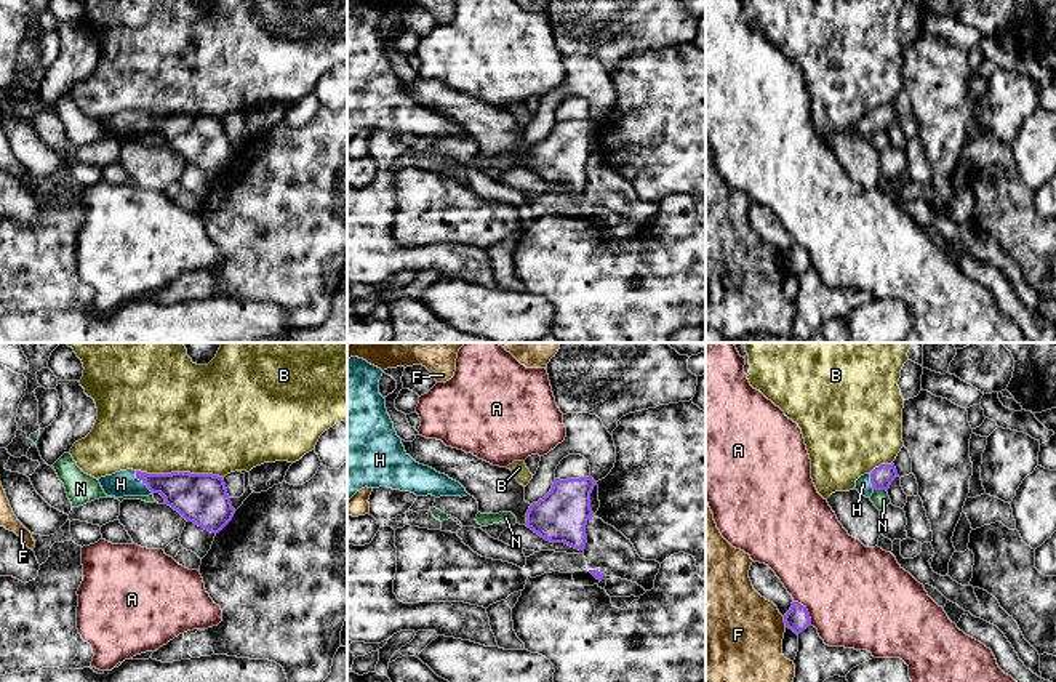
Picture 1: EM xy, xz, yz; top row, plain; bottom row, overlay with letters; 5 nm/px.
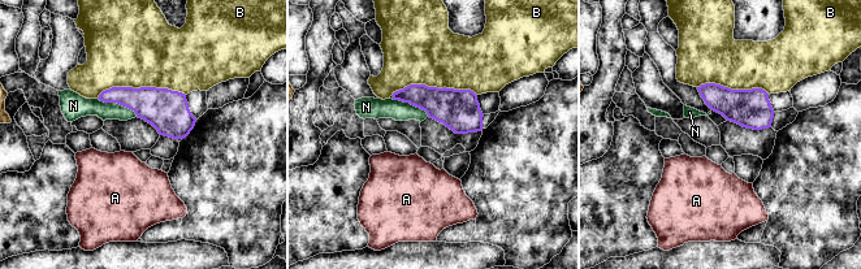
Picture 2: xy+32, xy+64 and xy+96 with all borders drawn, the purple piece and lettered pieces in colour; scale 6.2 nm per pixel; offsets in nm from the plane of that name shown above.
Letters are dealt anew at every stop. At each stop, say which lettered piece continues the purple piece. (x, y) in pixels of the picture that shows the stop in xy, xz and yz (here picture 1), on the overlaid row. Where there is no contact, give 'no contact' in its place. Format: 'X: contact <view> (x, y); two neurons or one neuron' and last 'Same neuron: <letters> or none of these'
A: contact yz (807, 612); two neurons
B: contact xy (180, 473); two neurons
F: contact yz (784, 621); two neurons
H: contact xy (143, 482); one neuron
N: contact yz (880, 489); two neurons
Same neuron: H

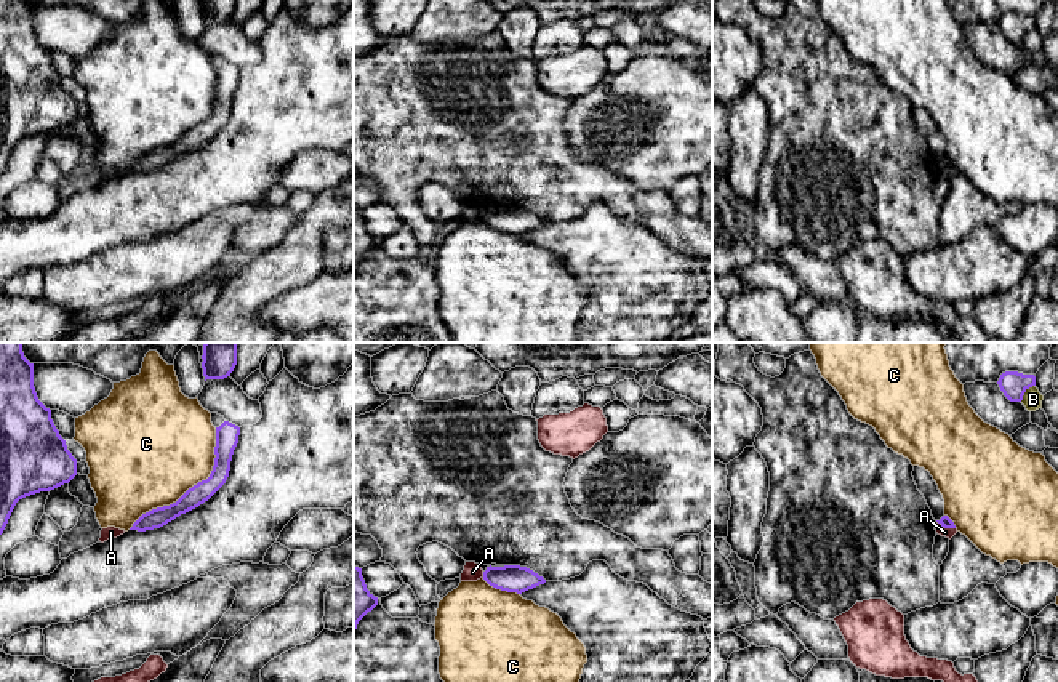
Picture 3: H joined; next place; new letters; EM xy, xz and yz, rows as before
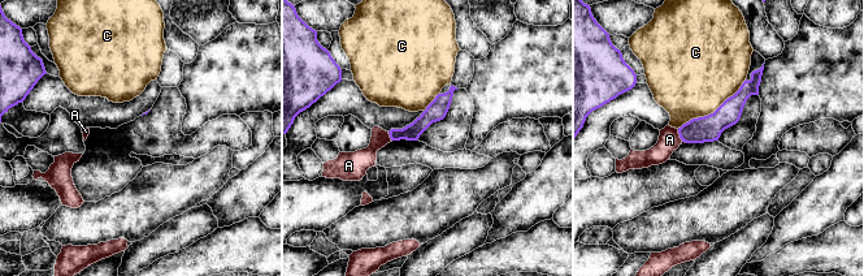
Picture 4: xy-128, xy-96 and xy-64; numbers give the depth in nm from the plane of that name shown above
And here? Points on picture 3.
A: contact xz (484, 575); two neurons
B: contact yz (1025, 391); two neurons
C: contact xy (194, 485); two neurons
Same neuron: none of these

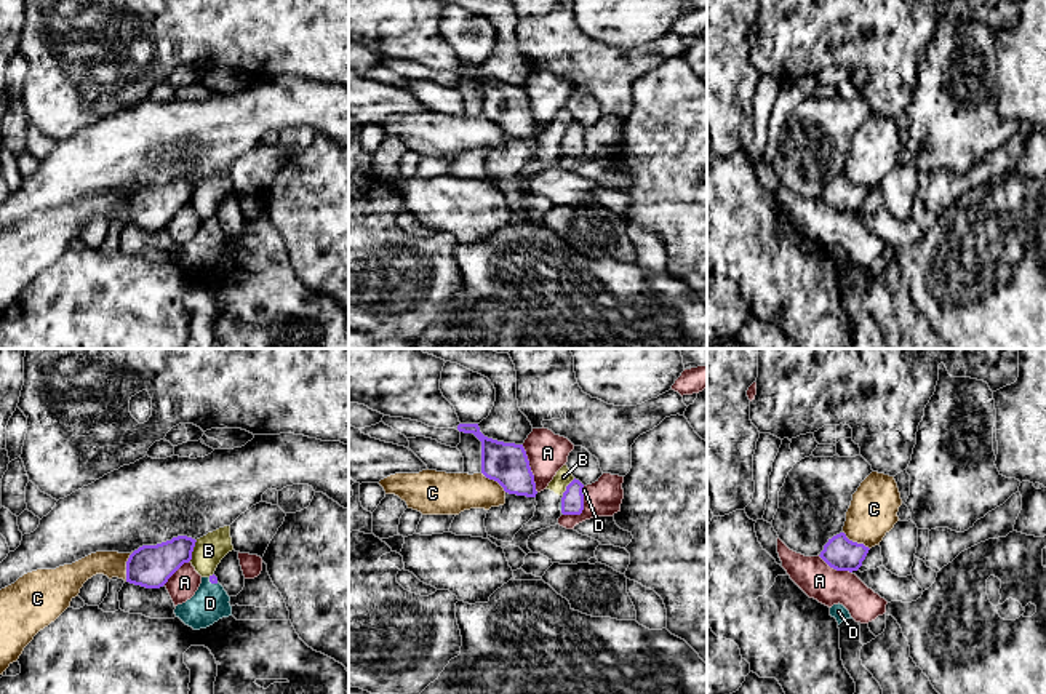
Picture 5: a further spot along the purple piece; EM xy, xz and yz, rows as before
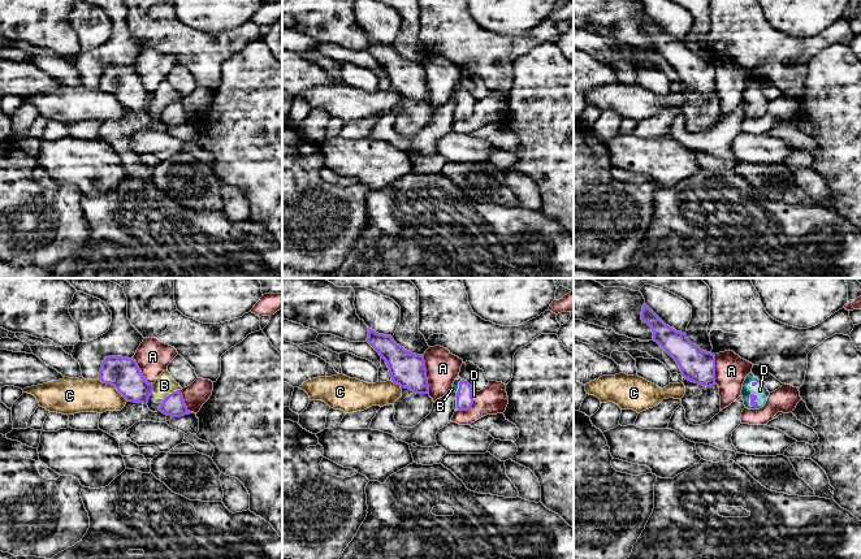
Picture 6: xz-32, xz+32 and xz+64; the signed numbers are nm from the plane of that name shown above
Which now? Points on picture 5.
A: contact xz (530, 469); two neurons
B: contact xy (192, 550); two neurons
C: contact xy (127, 566); two neurons
D: contact xy (213, 582); one neuron
Same neuron: D

